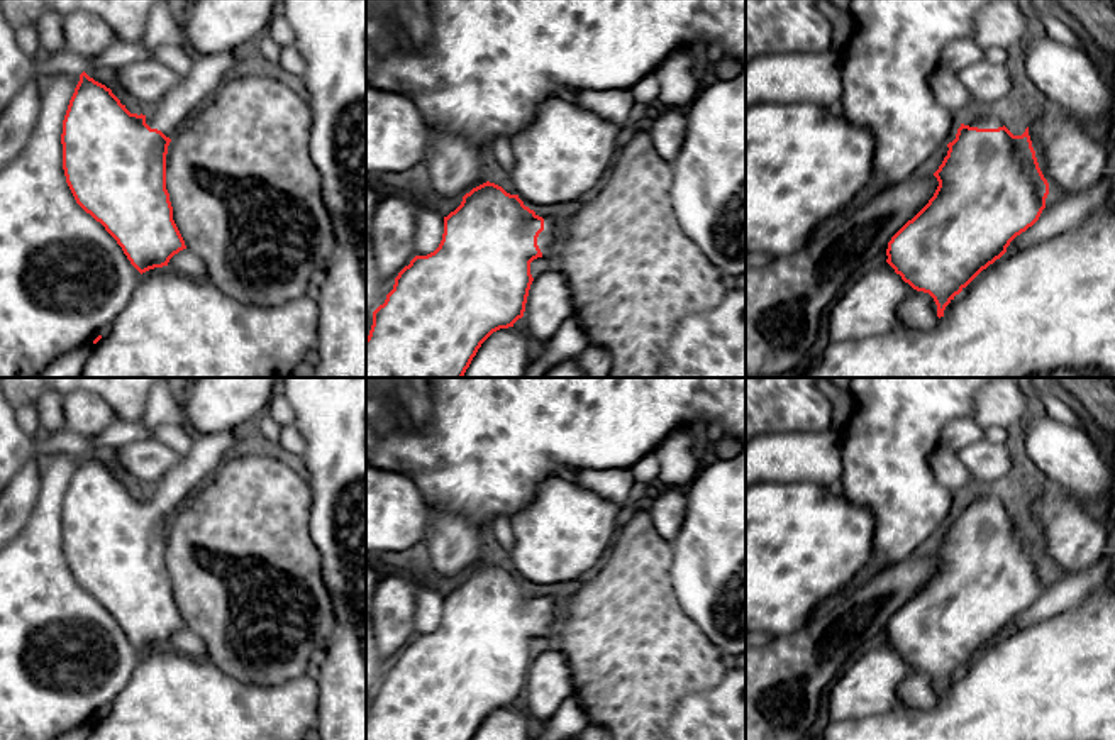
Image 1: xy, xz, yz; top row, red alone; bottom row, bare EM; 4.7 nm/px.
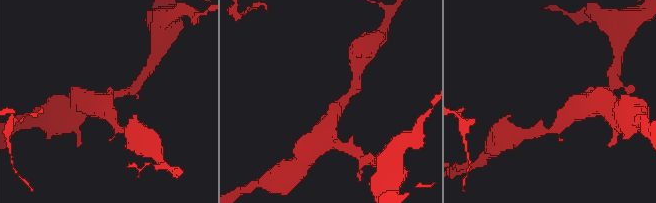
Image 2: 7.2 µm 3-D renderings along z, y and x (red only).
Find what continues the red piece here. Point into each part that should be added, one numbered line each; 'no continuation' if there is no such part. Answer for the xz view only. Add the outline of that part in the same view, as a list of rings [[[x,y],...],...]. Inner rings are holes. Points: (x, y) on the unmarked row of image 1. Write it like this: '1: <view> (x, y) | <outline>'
1: xz (548, 620) | [[[544,598],[544,610],[537,616],[537,625],[542,632],[542,637],[554,635],[559,625],[559,611],[561,608],[552,598]]]

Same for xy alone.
1: xy (173, 490) | [[[234,430],[195,434],[191,450],[146,493],[146,503],[173,518],[212,479],[236,442]]]

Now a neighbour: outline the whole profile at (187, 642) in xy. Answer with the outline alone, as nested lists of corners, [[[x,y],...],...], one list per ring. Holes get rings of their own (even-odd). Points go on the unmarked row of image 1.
[[[183,628],[178,633],[175,633],[169,638],[168,645],[173,650],[181,652],[183,655],[193,657],[197,660],[207,659],[205,642],[188,628]]]

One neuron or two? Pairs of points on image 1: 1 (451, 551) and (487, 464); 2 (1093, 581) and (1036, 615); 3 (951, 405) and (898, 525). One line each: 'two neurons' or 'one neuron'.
1: two neurons
2: one neuron
3: one neuron

